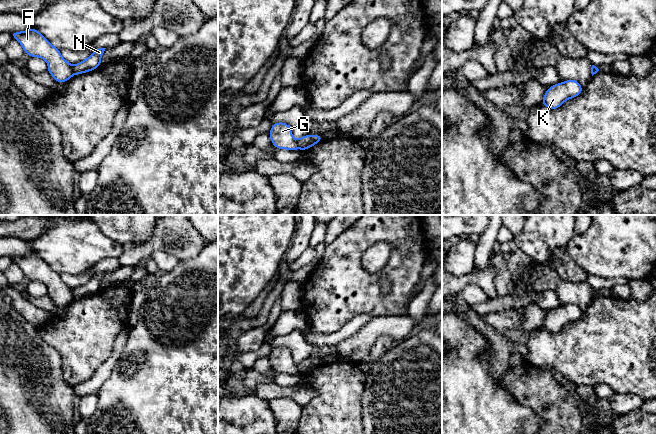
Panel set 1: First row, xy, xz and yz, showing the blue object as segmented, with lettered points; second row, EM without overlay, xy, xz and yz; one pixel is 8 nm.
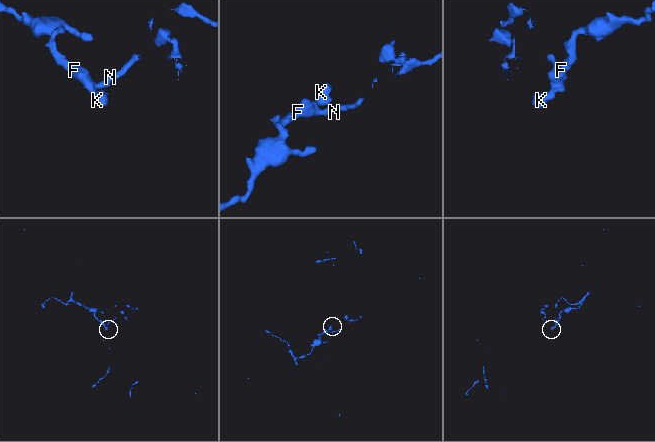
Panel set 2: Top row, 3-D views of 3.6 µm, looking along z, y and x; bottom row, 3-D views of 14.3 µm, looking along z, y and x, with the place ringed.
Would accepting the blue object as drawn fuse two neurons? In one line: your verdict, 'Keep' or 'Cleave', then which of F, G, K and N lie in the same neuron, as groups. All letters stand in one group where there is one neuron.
Cleave. Groups: F G K / N

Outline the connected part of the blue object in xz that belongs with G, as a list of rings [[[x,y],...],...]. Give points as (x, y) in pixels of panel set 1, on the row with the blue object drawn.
[[[274,123],[270,130],[272,144],[278,149],[299,149],[297,140],[293,137],[291,127],[287,123]]]

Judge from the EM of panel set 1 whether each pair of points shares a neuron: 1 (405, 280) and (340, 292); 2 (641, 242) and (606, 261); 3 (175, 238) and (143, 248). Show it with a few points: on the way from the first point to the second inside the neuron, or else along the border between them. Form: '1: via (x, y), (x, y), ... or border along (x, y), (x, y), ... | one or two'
1: via (390, 297), (366, 298), (364, 296), (357, 296) | one
2: via (632, 242), (625, 242), (615, 252) | one
3: via (167, 238), (151, 245) | one

